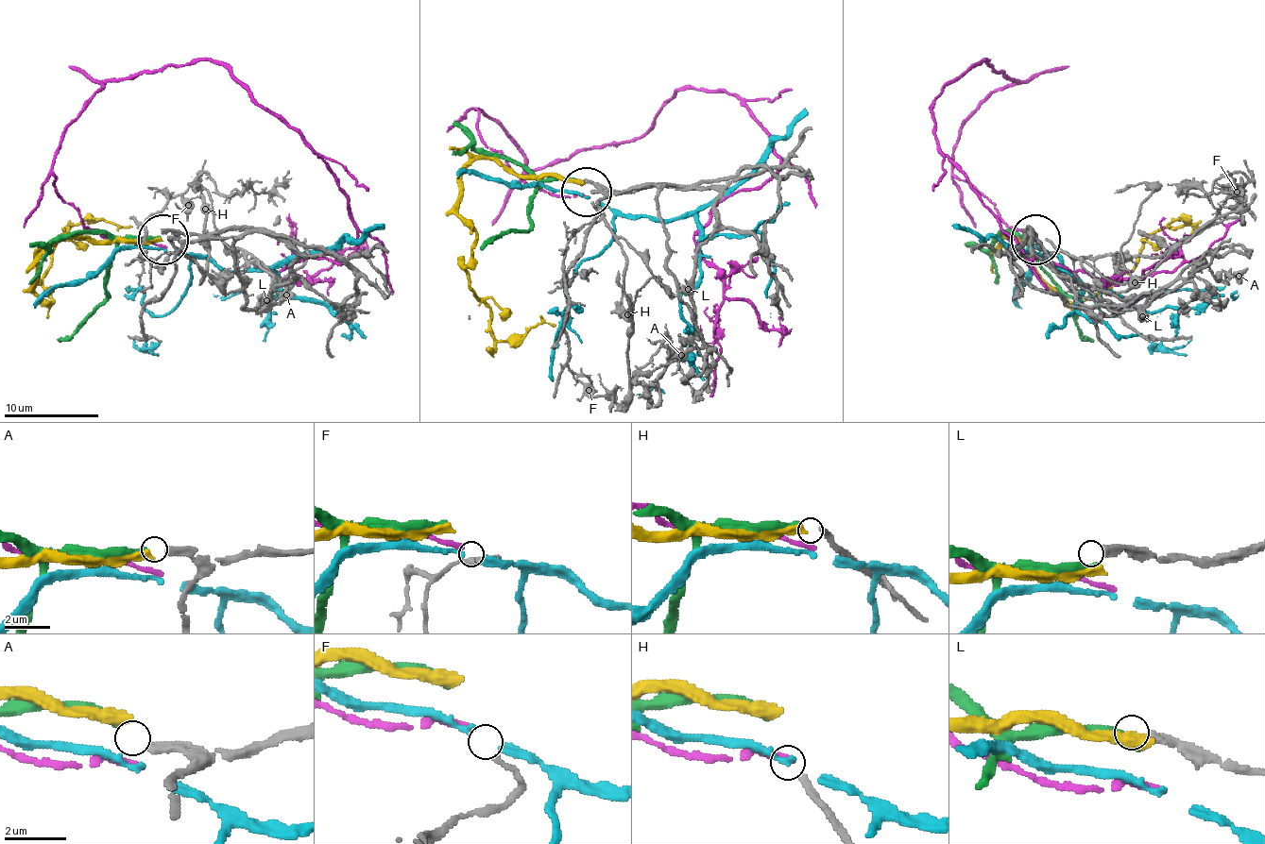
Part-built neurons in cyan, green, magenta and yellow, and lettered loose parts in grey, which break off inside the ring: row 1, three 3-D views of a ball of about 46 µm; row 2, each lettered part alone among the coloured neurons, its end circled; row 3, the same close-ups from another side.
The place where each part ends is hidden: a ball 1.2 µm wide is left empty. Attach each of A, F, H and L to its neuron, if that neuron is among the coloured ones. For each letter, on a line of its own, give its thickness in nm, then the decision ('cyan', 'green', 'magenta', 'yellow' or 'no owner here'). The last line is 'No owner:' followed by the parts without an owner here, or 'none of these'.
A: 300 nm | green
F: 180 nm | magenta
H: 200 nm | no owner here
L: 280 nm | no owner here
No owner: H, L

